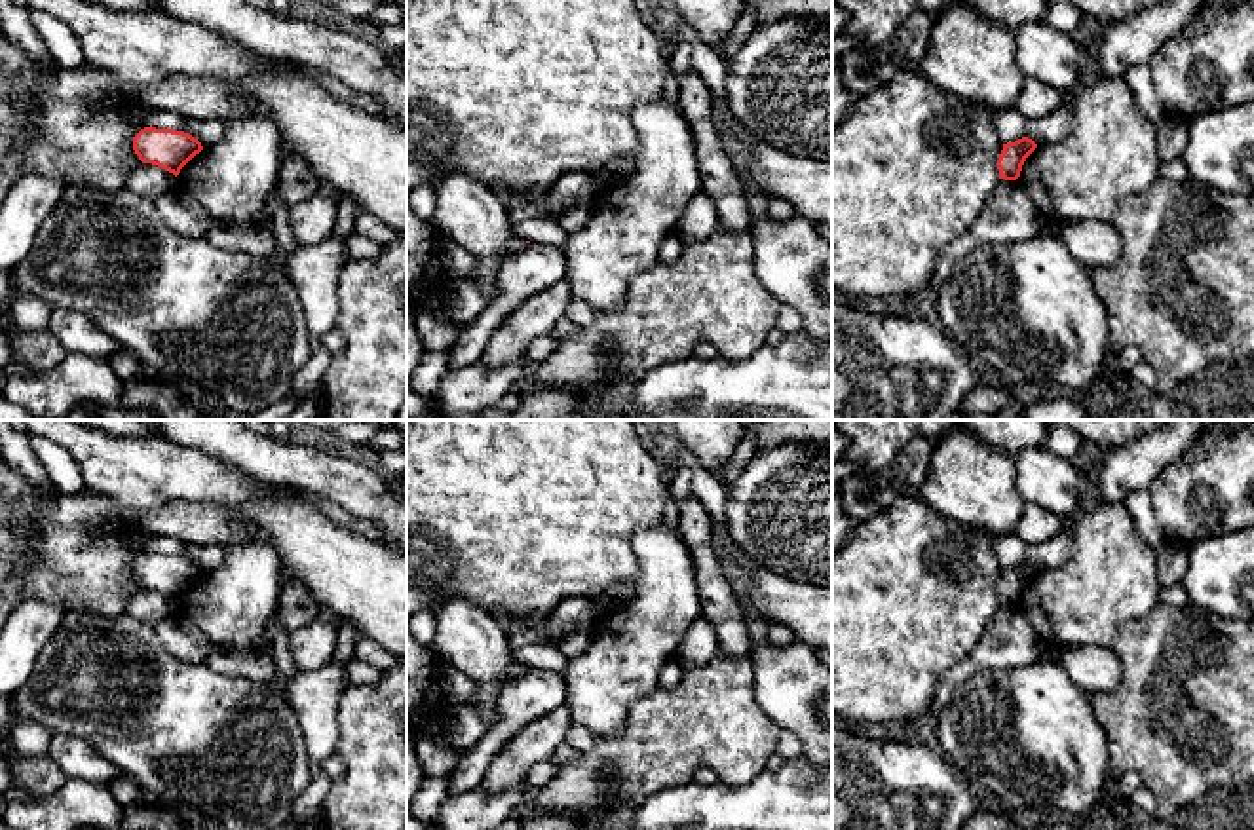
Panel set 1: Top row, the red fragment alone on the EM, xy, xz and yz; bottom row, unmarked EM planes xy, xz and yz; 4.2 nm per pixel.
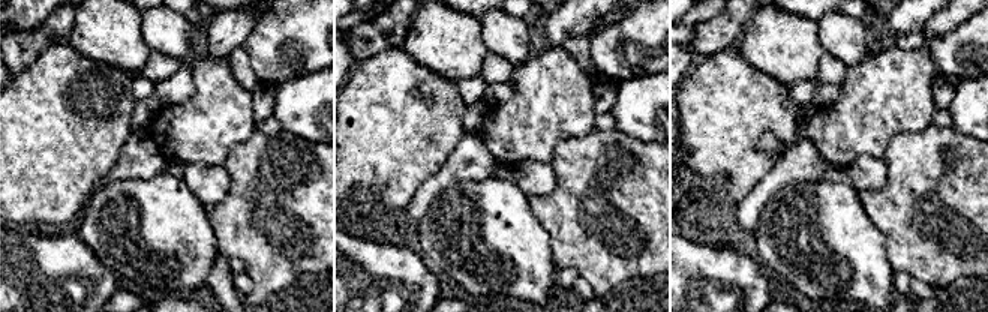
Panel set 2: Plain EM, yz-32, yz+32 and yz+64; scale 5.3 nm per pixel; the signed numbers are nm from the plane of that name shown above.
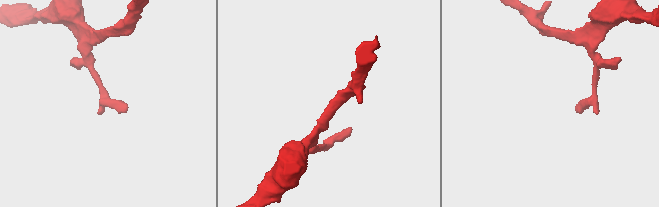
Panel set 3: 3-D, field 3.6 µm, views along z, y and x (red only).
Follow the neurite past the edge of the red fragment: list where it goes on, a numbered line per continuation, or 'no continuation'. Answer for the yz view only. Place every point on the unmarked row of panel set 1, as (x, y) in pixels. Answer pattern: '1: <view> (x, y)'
no continuation

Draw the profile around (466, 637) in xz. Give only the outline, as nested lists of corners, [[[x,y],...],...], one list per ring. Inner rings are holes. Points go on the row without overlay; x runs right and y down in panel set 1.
[[[450,600],[433,610],[435,657],[466,672],[477,684],[471,705],[484,724],[496,722],[500,691],[515,676],[513,648],[490,612],[467,602]]]

